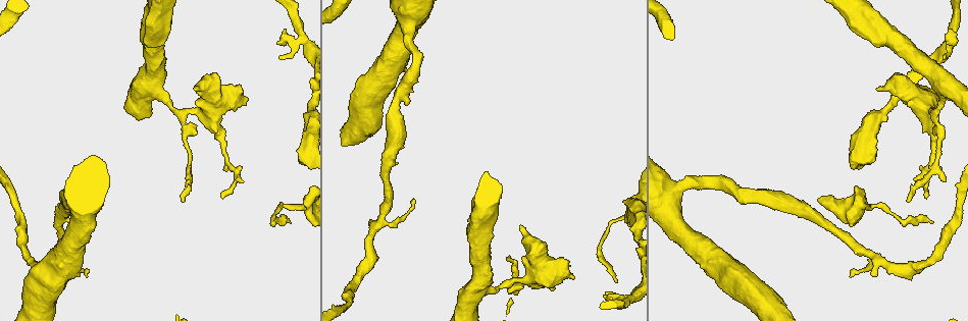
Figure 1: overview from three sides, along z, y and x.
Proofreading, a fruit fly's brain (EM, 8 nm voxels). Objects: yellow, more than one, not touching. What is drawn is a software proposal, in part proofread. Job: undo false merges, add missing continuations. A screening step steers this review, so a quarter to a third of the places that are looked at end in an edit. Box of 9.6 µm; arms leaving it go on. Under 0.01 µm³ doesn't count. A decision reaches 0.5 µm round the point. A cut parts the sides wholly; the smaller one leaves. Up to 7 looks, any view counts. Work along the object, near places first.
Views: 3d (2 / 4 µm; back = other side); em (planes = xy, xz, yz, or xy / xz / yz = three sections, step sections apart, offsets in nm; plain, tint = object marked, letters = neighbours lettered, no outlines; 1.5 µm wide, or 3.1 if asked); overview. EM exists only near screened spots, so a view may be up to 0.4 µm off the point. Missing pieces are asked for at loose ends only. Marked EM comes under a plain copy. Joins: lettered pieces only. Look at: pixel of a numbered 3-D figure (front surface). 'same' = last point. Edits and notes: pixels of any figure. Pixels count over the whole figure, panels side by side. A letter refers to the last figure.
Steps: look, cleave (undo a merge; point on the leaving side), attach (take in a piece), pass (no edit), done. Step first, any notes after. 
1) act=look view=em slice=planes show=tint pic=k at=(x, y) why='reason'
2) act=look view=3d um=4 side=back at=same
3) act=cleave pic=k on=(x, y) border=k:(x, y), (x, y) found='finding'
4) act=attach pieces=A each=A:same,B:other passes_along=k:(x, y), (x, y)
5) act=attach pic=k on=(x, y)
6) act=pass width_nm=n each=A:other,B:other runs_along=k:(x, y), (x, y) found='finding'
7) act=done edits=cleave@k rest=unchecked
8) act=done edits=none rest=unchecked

act=look view=3d um=2 pic=1 at=(850, 275)

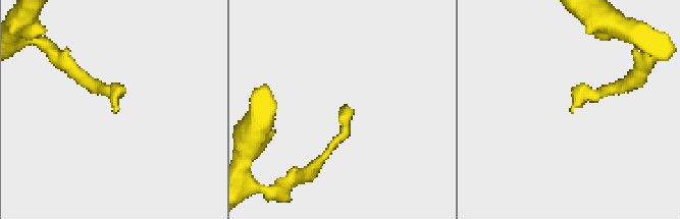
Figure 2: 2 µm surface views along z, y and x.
act=look view=em slice=xz step=4 show=tint pic=2 at=(344, 108)

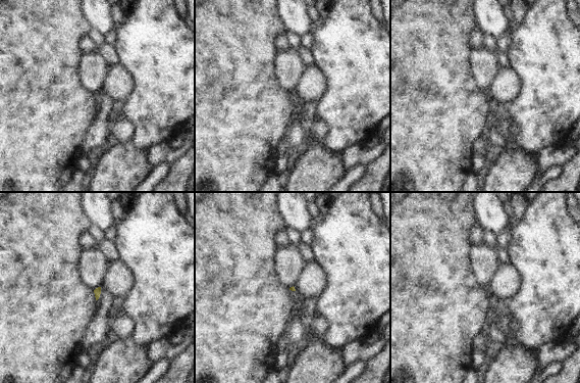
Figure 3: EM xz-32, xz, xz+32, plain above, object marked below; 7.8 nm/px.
act=look view=em slice=planes show=letters at=same

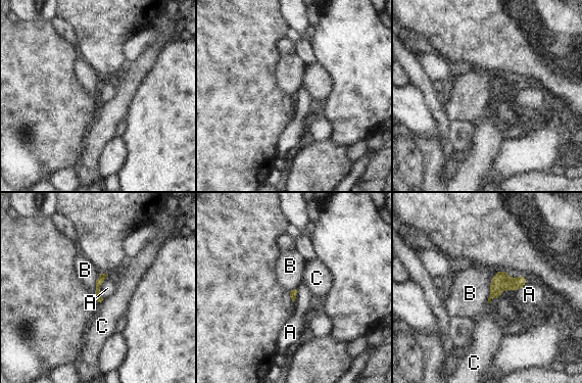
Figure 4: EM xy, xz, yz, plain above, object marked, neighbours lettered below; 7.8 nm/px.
act=pass longest_contact=B:260nm each=A:other,B:other,C:other found='no lettered piece goes on from it'

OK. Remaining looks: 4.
act=look view=em slice=planes show=letters pic=1 at=(945, 180) why='thin end'

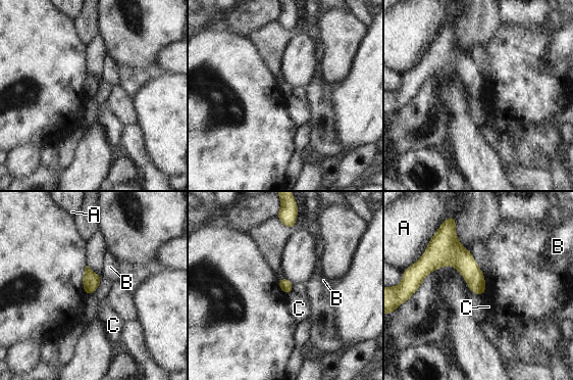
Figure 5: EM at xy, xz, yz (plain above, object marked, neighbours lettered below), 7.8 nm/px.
act=pass longest_contact=A:70nm each=A:other,B:other,C:other border=5:(292, 290), (287, 294) found='no lettered piece goes on from it'

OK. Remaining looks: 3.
act=look view=em slice=planes show=tint pic=1 at=(631, 300) why='a fork'

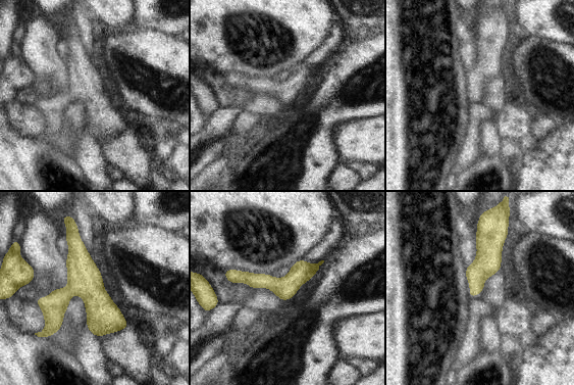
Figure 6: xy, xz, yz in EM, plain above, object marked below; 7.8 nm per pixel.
act=look view=em slice=planes show=letters at=same why='what lies round it'

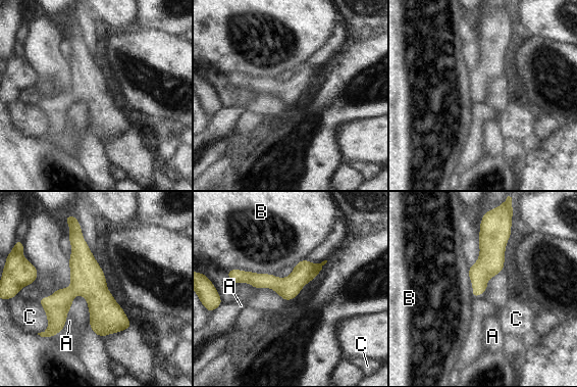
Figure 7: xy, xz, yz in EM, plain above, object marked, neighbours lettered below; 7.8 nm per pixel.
act=pass width_nm=170 each=A:other,B:other,C:other border=7:(226, 270), (243, 270), (274, 275) found='one cell here'

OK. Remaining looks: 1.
act=done edits=none rest=unchecked

